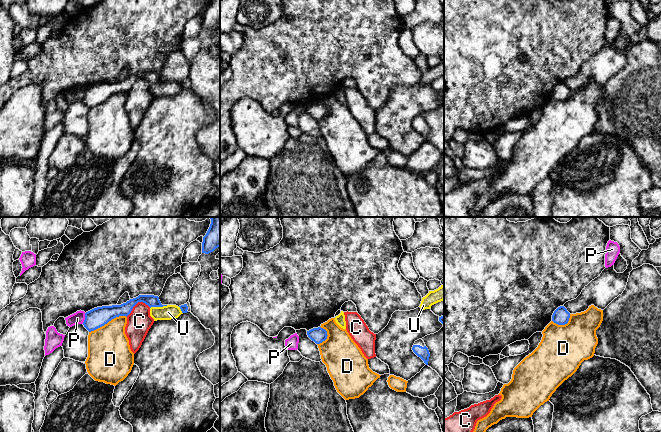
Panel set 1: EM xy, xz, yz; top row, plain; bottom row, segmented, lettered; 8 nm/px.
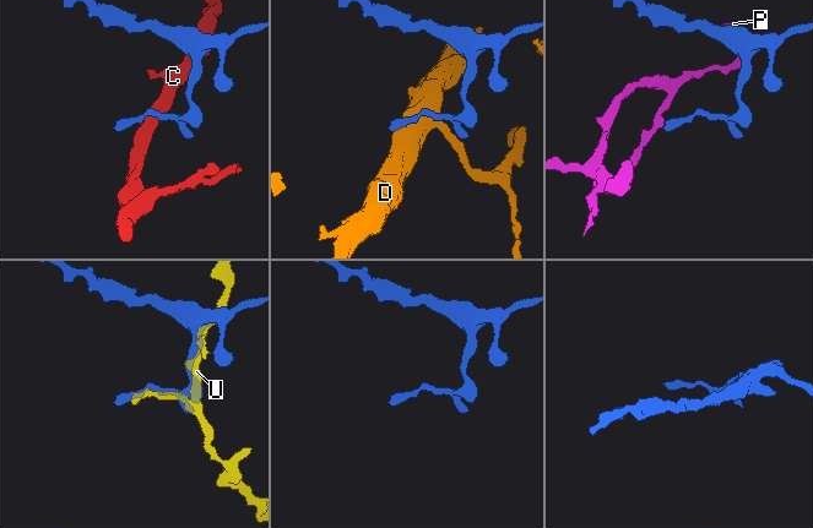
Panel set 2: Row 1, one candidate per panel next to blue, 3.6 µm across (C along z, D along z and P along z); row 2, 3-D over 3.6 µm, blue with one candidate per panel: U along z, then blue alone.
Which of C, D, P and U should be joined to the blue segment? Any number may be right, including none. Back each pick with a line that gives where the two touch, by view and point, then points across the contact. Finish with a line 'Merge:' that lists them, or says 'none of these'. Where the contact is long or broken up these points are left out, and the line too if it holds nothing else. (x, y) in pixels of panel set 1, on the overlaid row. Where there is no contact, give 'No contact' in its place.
Merge: none of these

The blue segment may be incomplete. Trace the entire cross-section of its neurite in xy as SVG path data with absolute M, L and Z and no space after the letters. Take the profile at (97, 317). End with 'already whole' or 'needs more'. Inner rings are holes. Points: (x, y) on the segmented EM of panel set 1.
M139 295L138 297L130 299L121 305L97 307L86 312L83 325L89 332L94 331L116 317L127 317L138 302L143 302L150 308L167 306L161 304L158 296Z | already whole

